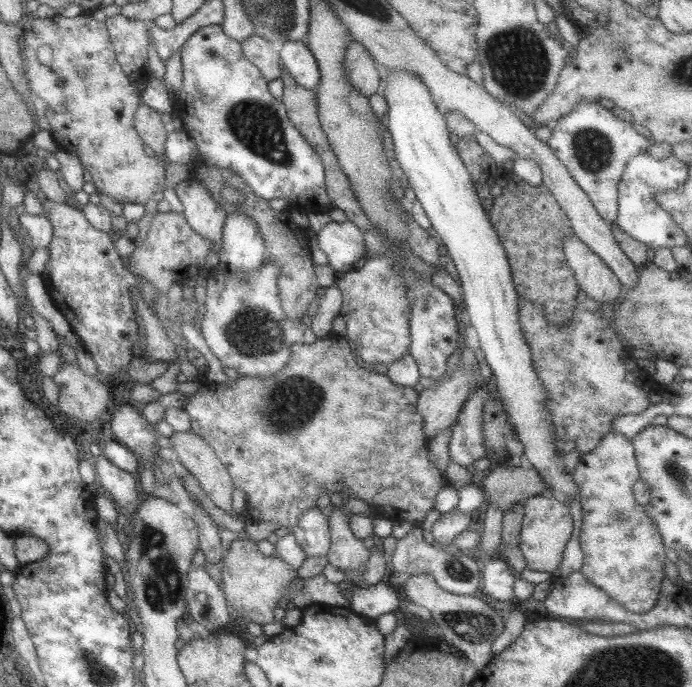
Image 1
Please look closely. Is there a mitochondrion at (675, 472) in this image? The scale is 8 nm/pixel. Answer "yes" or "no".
yes

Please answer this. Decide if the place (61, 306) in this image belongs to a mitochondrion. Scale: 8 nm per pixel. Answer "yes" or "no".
no

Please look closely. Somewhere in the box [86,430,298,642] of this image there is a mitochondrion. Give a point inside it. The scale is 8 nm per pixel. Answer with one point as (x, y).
(162, 581)

